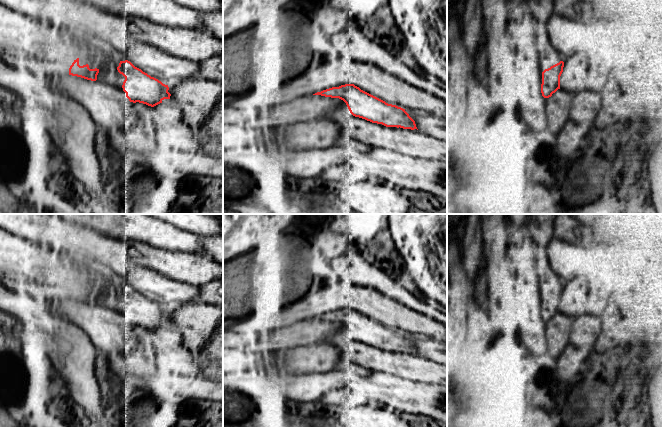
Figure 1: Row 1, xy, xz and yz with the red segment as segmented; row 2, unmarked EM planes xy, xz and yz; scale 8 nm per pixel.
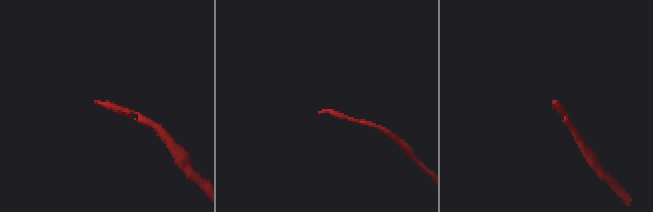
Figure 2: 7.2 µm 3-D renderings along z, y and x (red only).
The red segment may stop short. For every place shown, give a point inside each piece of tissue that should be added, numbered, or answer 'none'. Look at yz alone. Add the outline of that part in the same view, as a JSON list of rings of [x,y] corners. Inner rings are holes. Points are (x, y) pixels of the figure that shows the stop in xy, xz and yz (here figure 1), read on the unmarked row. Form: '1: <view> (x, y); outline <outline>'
1: yz (573, 291); outline [[[568,281],[564,286],[563,298],[568,304],[574,305],[582,299],[585,290],[577,281]]]

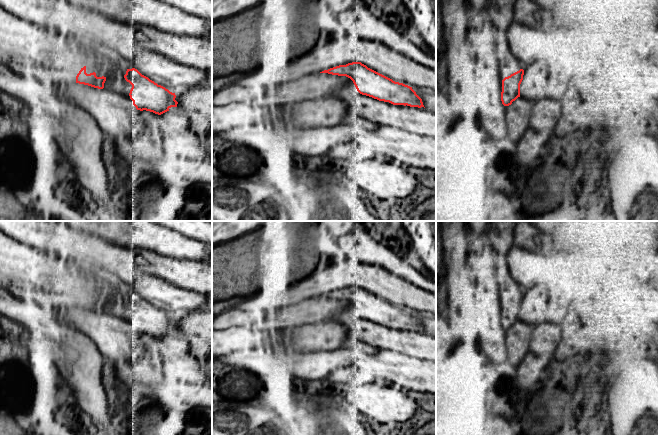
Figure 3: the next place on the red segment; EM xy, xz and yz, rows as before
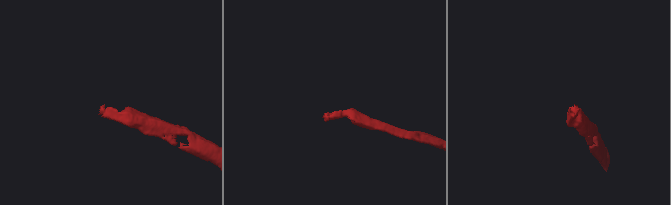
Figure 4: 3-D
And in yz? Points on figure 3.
1: yz (533, 299); outline [[[528,289],[524,294],[523,306],[528,312],[534,313],[542,307],[545,298],[537,289]]]

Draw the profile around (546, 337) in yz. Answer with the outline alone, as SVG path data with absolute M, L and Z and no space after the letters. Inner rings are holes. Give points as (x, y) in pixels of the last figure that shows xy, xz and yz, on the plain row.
M544 321L535 327L531 337L530 350L548 363L556 347L559 345L560 338L559 327L550 321Z

